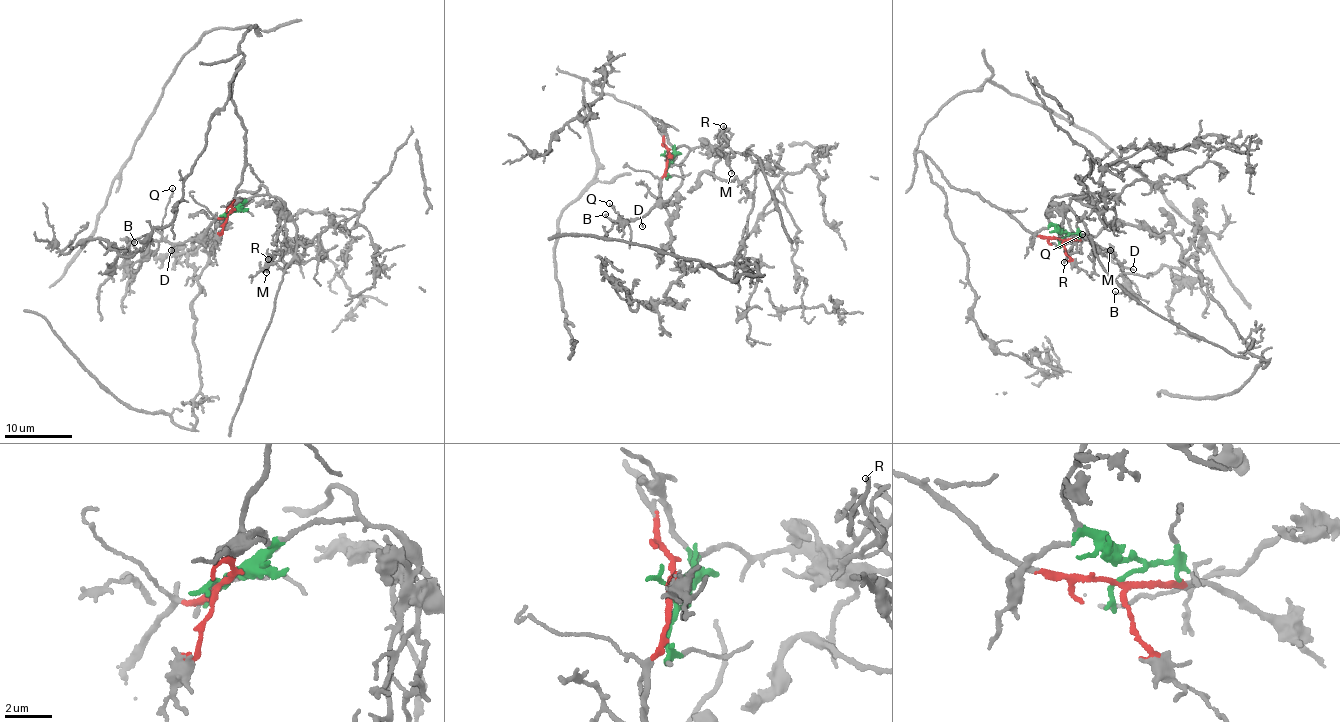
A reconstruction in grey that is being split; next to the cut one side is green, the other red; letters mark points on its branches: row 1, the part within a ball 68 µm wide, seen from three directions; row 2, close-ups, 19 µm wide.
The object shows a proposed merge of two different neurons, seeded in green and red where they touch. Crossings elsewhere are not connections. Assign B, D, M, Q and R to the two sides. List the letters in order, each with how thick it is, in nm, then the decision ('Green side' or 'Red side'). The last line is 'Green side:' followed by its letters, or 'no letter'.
B: Thickness 120 nm. Red side
D: Thickness 130 nm. Red side
M: Thickness 130 nm. Green side
Q: Thickness 110 nm. Red side
R: Thickness 160 nm. Green side
Green side: M, R

